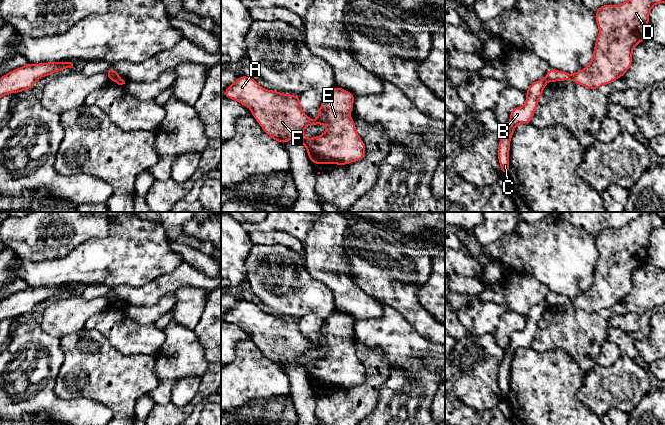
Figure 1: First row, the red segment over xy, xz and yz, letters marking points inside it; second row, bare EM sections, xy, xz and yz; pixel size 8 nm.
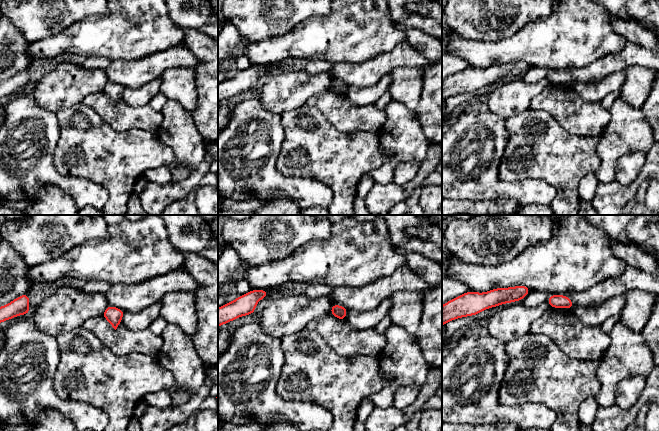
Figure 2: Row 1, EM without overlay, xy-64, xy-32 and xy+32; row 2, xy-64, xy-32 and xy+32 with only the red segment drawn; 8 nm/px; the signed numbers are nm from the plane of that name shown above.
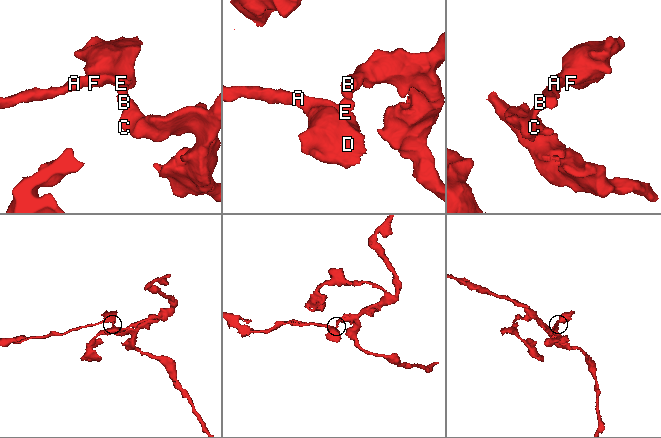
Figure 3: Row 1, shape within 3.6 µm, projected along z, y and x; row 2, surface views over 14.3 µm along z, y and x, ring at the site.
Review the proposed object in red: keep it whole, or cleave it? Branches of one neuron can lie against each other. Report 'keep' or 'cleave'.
cleave

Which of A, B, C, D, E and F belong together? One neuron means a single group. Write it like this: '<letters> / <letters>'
A D E F / B C

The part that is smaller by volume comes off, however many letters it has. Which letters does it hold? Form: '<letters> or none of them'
A, D, E, F

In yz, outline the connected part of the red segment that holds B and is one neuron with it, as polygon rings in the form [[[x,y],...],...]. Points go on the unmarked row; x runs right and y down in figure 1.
[[[546,301],[533,306],[525,315],[527,321],[524,329],[521,331],[514,331],[511,334],[509,347],[503,352],[503,358],[500,361],[500,366],[497,372],[501,398],[509,398],[510,395],[510,365],[515,352],[518,348],[528,348],[532,346],[539,327],[539,322],[541,321],[547,306],[548,304]]]

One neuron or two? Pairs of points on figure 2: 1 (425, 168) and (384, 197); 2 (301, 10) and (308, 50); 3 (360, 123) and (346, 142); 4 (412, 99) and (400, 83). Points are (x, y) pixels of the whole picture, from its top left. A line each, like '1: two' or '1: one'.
1: one
2: two
3: two
4: one

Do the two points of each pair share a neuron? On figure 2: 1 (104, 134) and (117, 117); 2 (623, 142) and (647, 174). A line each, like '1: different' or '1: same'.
1: different
2: different

